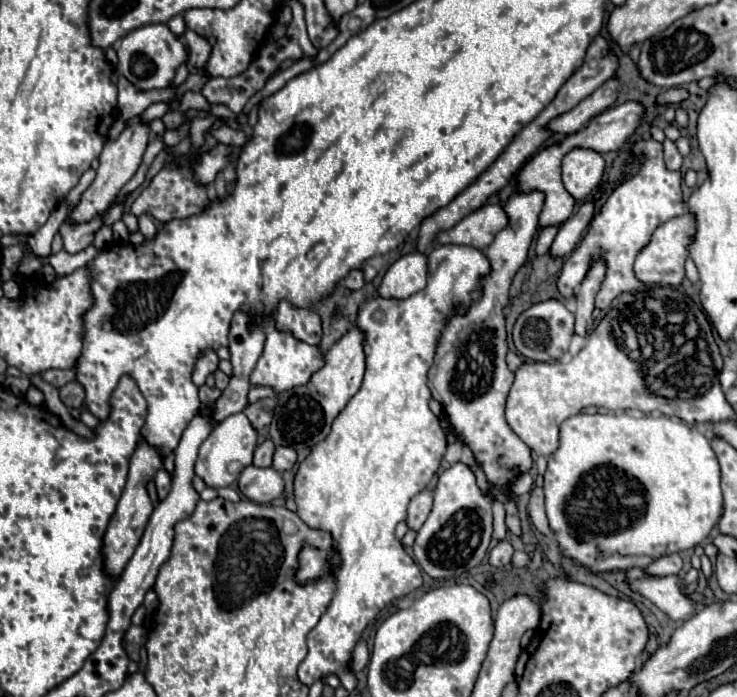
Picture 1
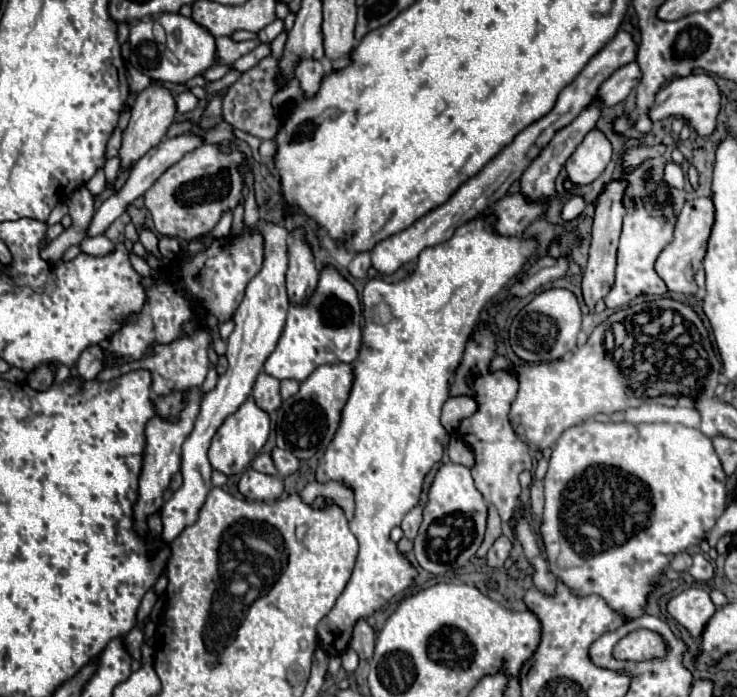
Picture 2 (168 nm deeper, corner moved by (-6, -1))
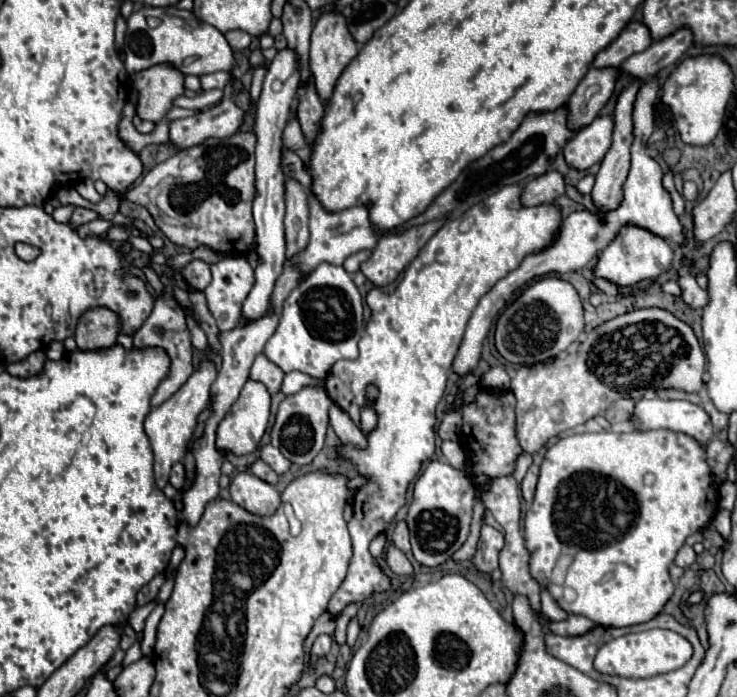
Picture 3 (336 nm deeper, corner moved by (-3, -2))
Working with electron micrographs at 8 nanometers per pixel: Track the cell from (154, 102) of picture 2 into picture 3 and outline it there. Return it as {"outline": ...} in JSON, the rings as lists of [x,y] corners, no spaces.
{"outline":[[[159,63],[133,75],[139,91],[137,113],[145,121],[159,121],[173,107],[173,99],[183,95],[183,73],[171,63]]]}

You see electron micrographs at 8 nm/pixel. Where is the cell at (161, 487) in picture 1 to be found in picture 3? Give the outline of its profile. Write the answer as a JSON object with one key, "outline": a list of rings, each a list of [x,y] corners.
{"outline":[[[177,461],[171,469],[171,479],[169,483],[175,487],[175,489],[181,489],[183,483],[185,483],[185,467],[183,467],[183,461]]]}

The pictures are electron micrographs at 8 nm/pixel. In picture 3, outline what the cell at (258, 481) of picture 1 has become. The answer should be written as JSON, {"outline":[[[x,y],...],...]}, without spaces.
{"outline":[[[249,471],[233,475],[229,493],[231,493],[233,503],[237,503],[245,511],[249,511],[253,515],[261,515],[261,517],[273,515],[277,511],[277,507],[281,505],[279,491]]]}

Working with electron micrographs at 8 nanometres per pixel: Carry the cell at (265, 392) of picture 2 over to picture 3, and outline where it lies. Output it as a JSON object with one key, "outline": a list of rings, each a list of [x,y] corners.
{"outline":[[[259,353],[255,357],[255,363],[251,367],[251,379],[265,383],[265,387],[269,389],[271,395],[275,395],[281,389],[283,377],[285,377],[285,373],[275,363],[271,363],[263,353]]]}

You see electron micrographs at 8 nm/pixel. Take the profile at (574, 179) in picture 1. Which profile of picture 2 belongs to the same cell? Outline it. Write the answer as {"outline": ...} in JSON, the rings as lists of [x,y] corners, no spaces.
{"outline":[[[592,130],[578,144],[578,148],[568,158],[564,168],[574,184],[586,186],[592,184],[606,170],[610,158],[612,158],[612,146],[608,138],[602,132]]]}

